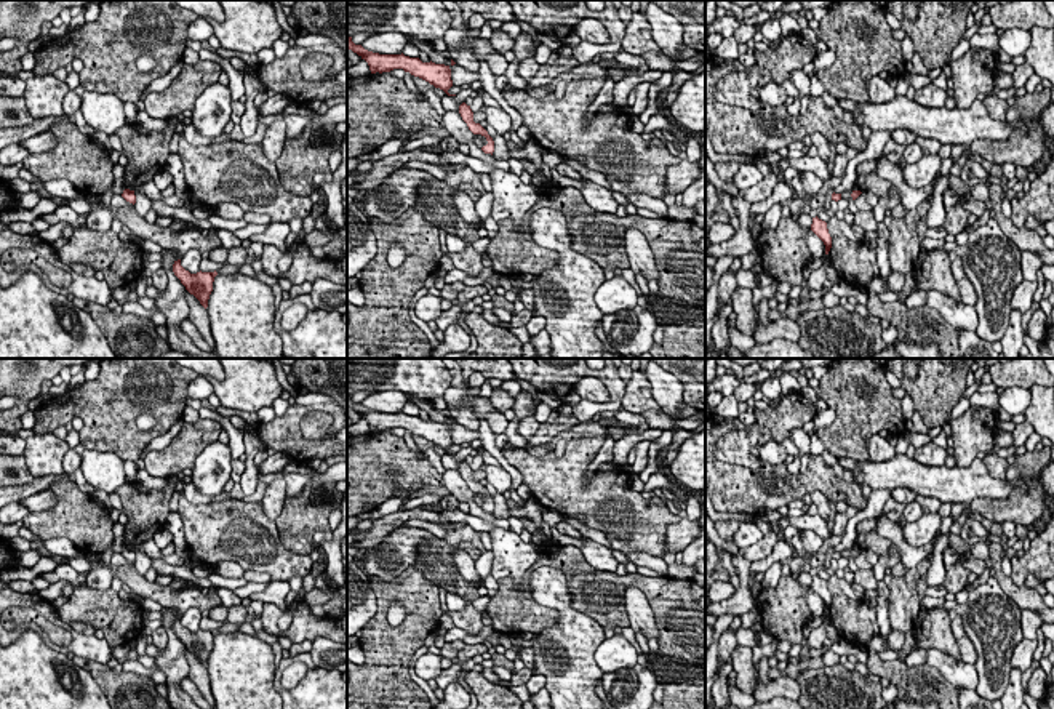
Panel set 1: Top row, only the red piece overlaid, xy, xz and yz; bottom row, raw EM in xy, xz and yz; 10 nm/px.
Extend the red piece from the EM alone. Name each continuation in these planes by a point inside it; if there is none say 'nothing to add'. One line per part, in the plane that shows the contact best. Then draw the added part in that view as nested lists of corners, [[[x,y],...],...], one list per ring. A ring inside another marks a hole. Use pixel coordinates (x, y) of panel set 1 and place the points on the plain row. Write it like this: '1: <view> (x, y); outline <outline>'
nothing to add

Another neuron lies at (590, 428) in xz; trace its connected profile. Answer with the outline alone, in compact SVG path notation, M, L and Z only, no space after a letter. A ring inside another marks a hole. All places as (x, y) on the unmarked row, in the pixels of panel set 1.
M597 421L579 423L573 427L569 427L568 431L563 431L563 432L557 434L547 443L547 447L549 447L549 451L553 451L557 442L561 440L561 439L574 440L574 439L592 437L592 435L606 435L606 426L603 426L601 423L597 423Z

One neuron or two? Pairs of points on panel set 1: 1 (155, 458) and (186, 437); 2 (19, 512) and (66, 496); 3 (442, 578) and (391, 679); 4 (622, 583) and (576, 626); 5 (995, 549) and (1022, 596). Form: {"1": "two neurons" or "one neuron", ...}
{"1": "one neuron", "2": "two neurons", "3": "two neurons", "4": "two neurons", "5": "one neuron"}

